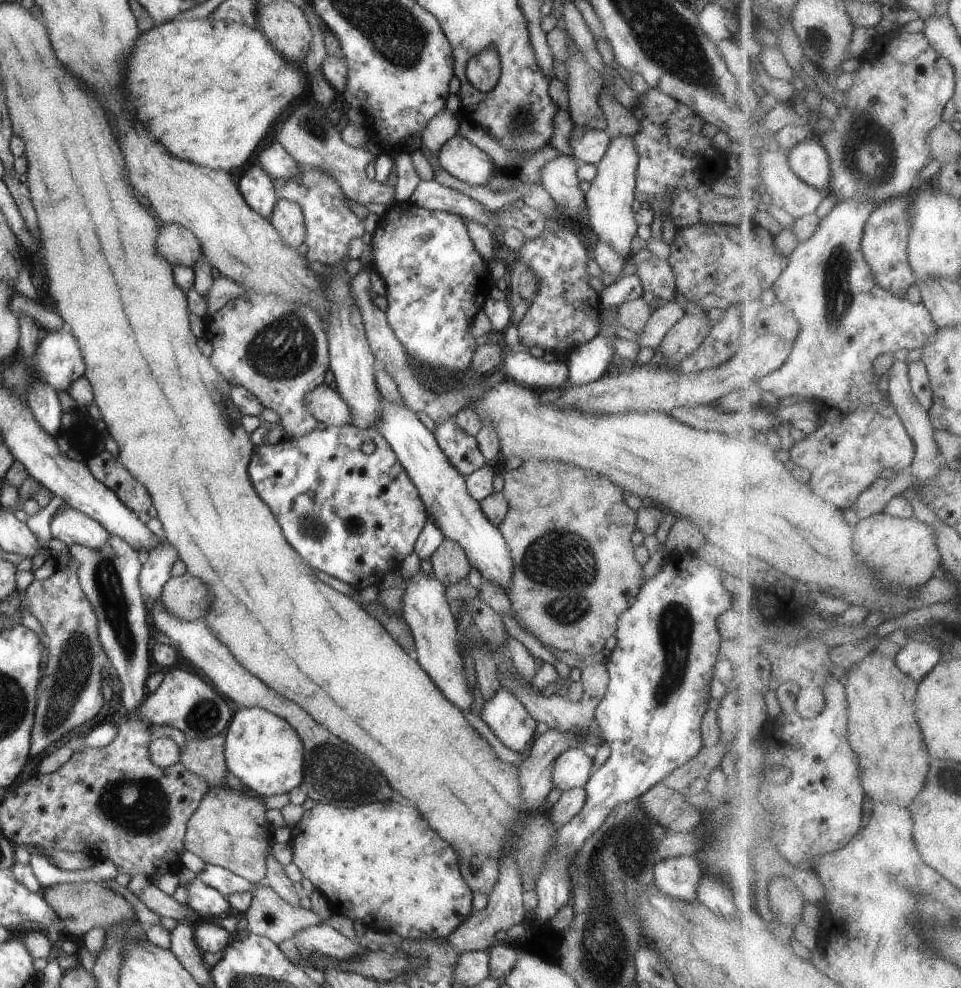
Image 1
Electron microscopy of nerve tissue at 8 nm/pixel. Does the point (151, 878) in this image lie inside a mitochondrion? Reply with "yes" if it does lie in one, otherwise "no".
no

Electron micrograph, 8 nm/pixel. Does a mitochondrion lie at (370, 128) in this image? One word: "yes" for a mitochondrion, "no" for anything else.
no

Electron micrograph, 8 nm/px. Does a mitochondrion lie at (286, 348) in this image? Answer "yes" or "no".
yes

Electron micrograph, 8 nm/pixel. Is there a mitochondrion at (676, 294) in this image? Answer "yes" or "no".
no

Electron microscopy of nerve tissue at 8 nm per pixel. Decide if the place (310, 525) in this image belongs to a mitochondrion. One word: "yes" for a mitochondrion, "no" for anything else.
yes

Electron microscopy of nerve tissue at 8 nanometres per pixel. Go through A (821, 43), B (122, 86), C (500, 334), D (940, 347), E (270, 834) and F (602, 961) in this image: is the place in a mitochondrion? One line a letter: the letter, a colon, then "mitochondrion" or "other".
A: mitochondrion
B: other
C: other
D: other
E: other
F: mitochondrion

